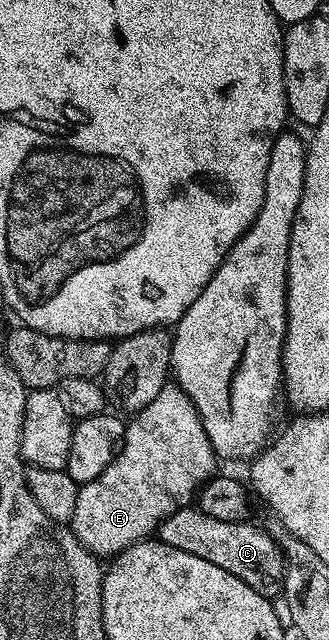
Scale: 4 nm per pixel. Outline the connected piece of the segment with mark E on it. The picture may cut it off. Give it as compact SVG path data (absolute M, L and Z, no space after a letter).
M167 383L159 391L159 395L155 395L155 399L151 399L151 403L147 403L147 407L143 407L138 413L132 414L128 418L125 435L121 438L121 443L113 462L107 467L107 471L103 471L103 475L99 475L99 479L95 479L91 483L80 486L75 499L75 515L71 522L73 533L77 536L77 542L83 547L87 547L97 558L112 559L118 553L123 552L128 545L134 545L137 541L144 541L150 535L158 532L159 526L165 518L170 517L176 509L182 508L183 502L189 503L194 500L195 494L198 492L199 486L214 476L213 461L215 462L215 454L207 431L203 431L203 423L199 419L199 415L195 411L195 407L191 403L191 399L180 389L176 383Z

